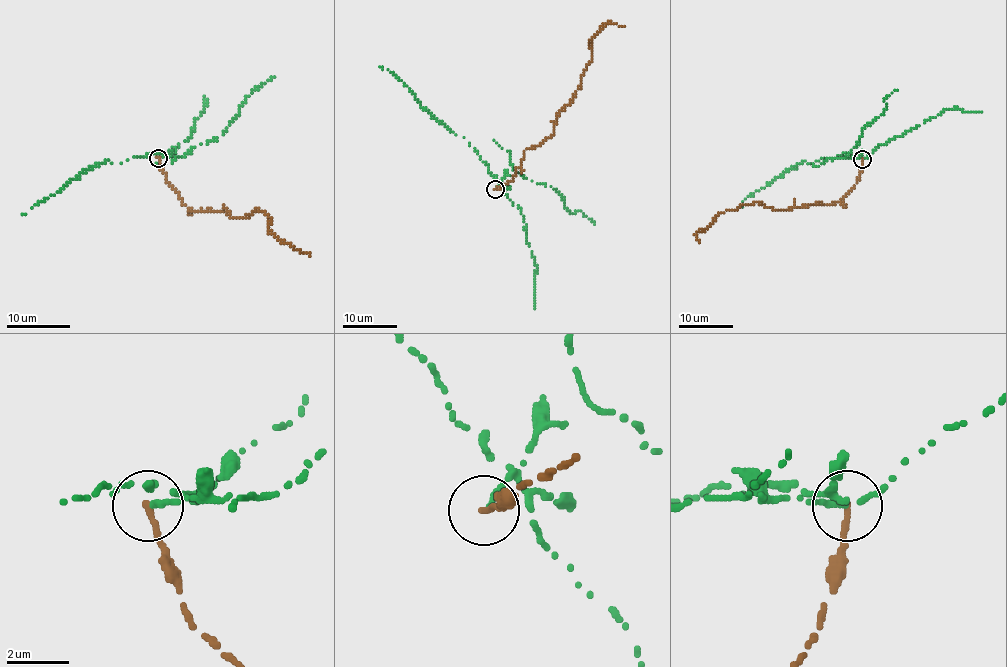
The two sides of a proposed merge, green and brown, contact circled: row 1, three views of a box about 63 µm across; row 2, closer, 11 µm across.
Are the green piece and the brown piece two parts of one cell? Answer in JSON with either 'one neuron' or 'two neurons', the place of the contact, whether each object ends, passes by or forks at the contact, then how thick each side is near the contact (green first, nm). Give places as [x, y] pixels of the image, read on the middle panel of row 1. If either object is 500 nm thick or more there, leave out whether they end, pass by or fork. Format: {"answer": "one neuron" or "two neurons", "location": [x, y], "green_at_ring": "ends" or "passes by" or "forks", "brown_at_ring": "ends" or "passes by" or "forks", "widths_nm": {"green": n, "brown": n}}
{"answer": "two neurons", "location": [495, 189], "green_at_ring": "ends", "brown_at_ring": "ends", "widths_nm": {"green": 220, "brown": 200}}

